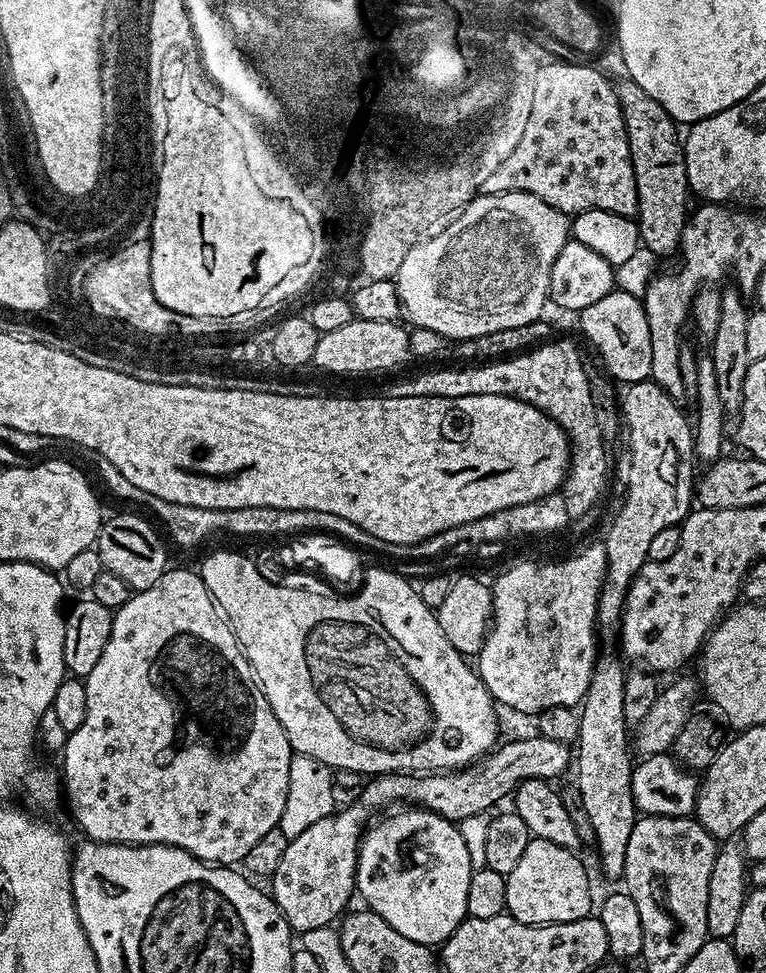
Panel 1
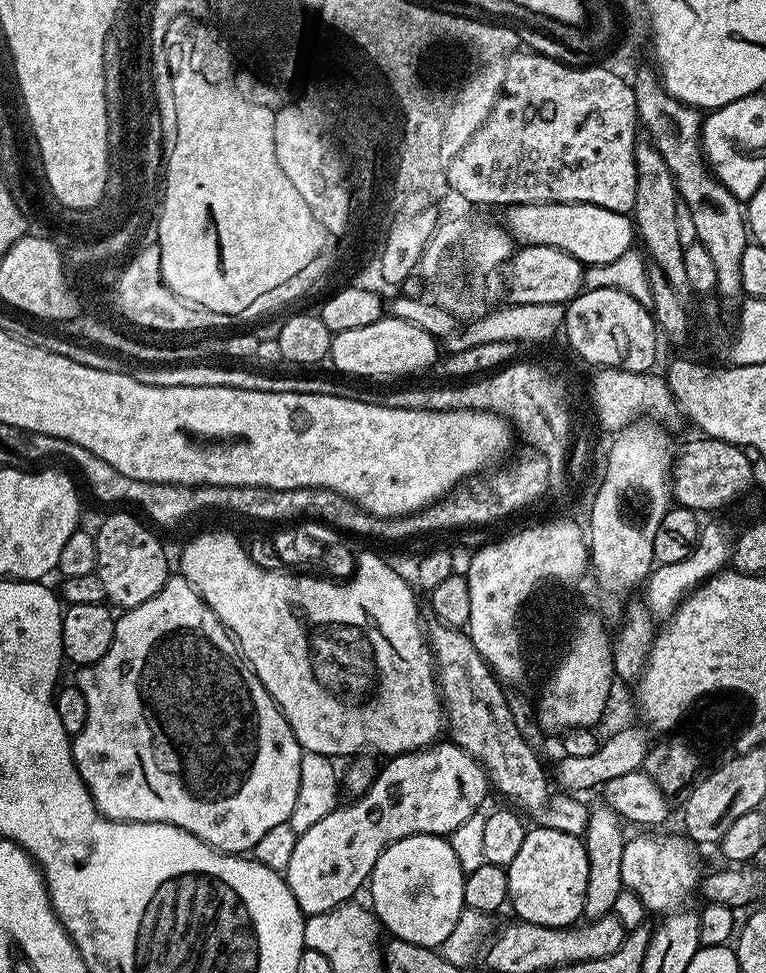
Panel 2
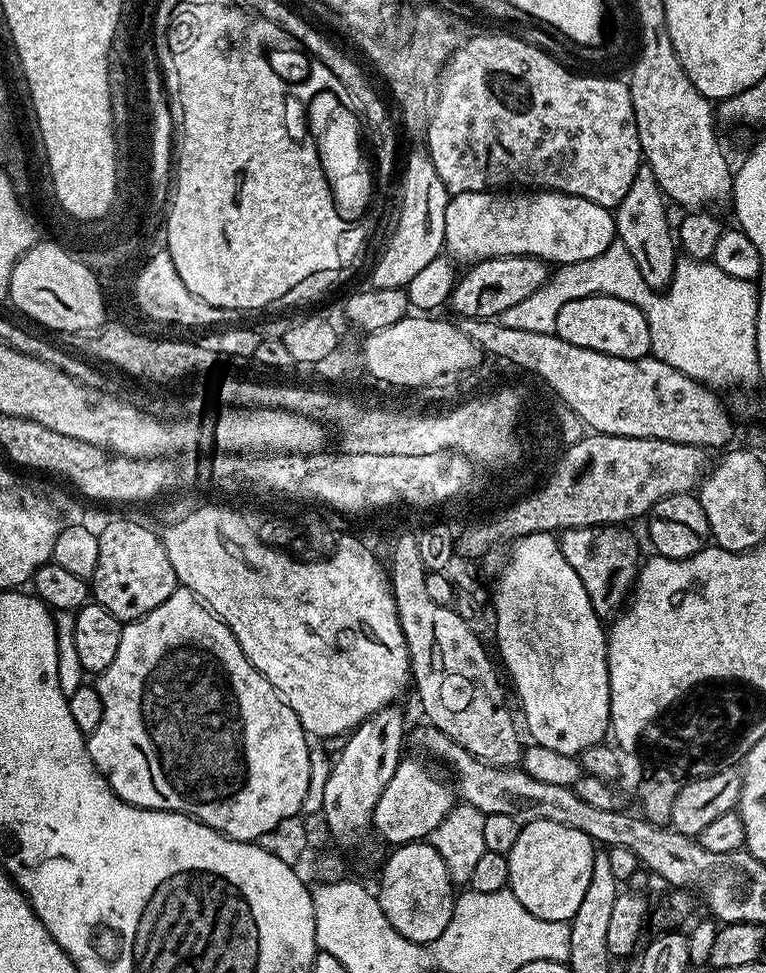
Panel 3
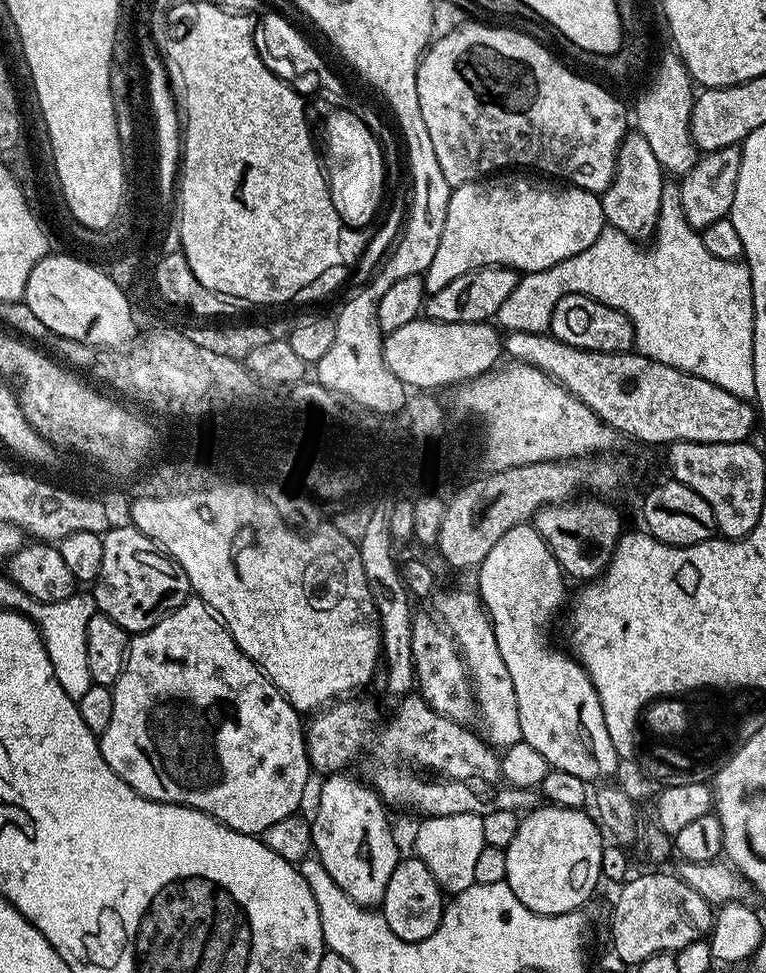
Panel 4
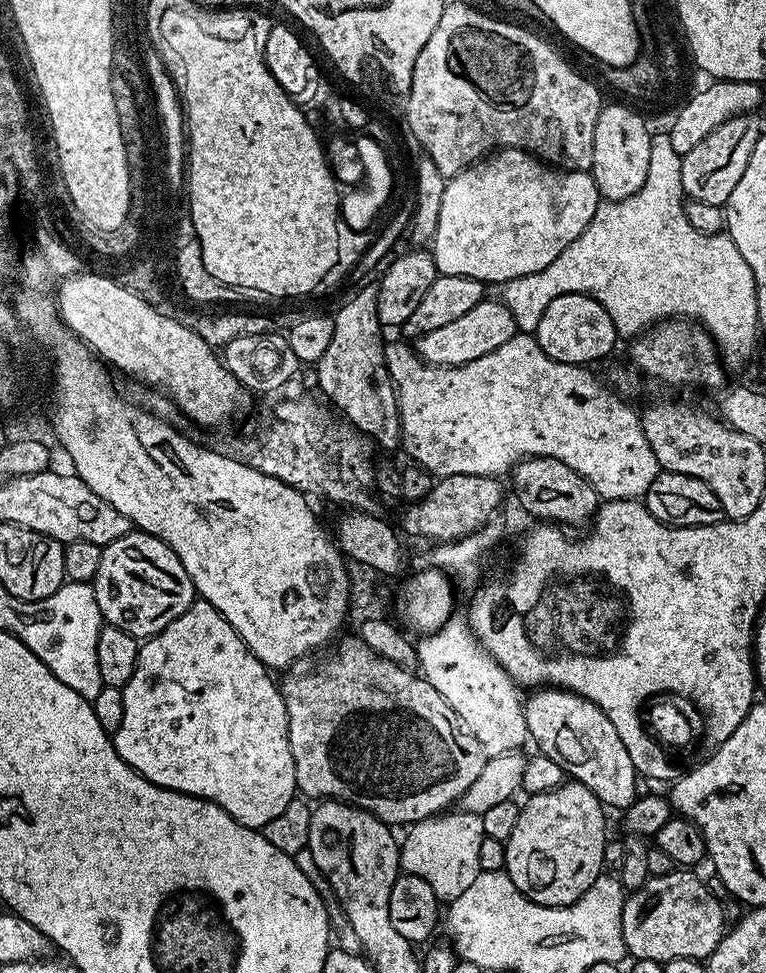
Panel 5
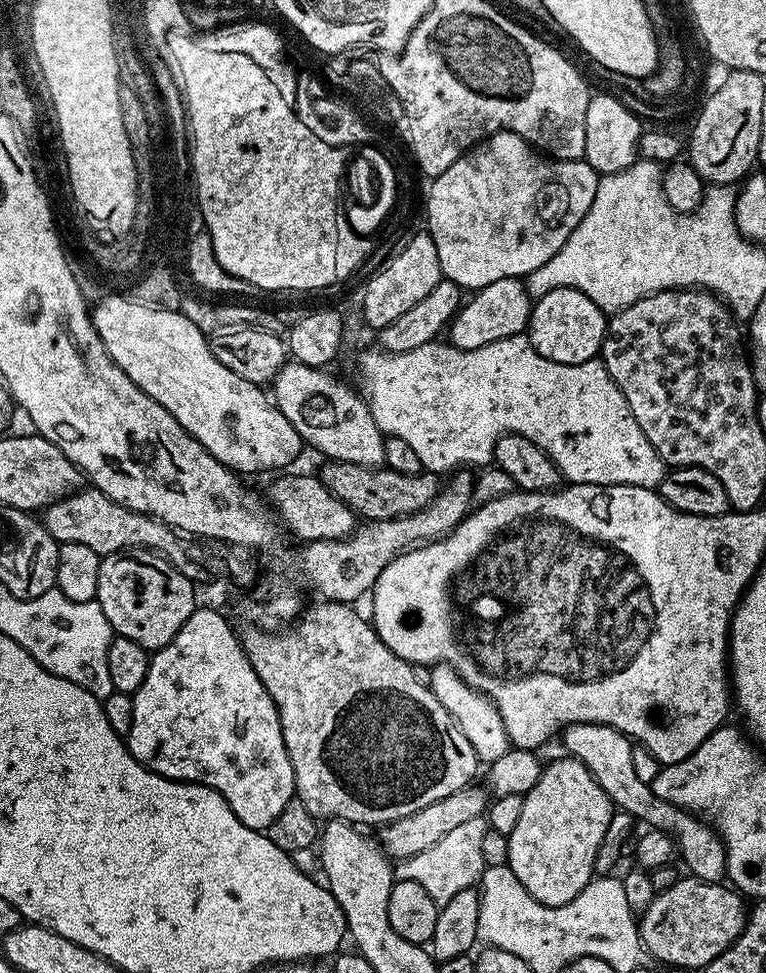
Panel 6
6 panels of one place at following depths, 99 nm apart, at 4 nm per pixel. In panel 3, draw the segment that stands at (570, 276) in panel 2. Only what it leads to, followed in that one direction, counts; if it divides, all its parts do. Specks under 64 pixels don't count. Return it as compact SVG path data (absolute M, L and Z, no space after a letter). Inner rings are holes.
M495 256L489 260L477 260L471 265L469 272L460 276L460 281L450 288L450 308L460 318L478 318L494 320L499 318L502 310L510 310L517 302L523 302L547 282L550 268L543 260L534 256Z

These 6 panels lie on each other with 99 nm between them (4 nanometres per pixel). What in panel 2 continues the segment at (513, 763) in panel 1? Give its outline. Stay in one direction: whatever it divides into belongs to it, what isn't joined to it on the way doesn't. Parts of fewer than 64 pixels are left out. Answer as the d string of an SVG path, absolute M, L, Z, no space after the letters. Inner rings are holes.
M437 742L428 745L427 748L419 748L416 752L404 752L401 756L391 757L387 761L388 764L385 768L381 767L376 773L376 777L372 780L371 786L361 796L355 797L351 802L352 804L341 803L339 806L325 811L312 825L309 826L305 832L301 831L296 837L296 845L294 846L294 855L290 858L290 866L283 872L283 877L287 880L290 886L290 894L294 894L294 902L298 902L298 906L304 911L305 917L321 916L330 910L341 907L353 899L352 896L356 891L365 887L366 881L371 877L374 870L374 862L378 862L378 858L384 851L387 850L394 842L398 842L402 838L410 838L418 834L430 834L431 836L443 836L445 838L451 837L461 826L466 822L471 815L479 813L484 807L484 799L487 798L488 792L490 793L490 781L488 773L485 772L484 767L473 758L466 750L462 750L457 744L451 742Z

